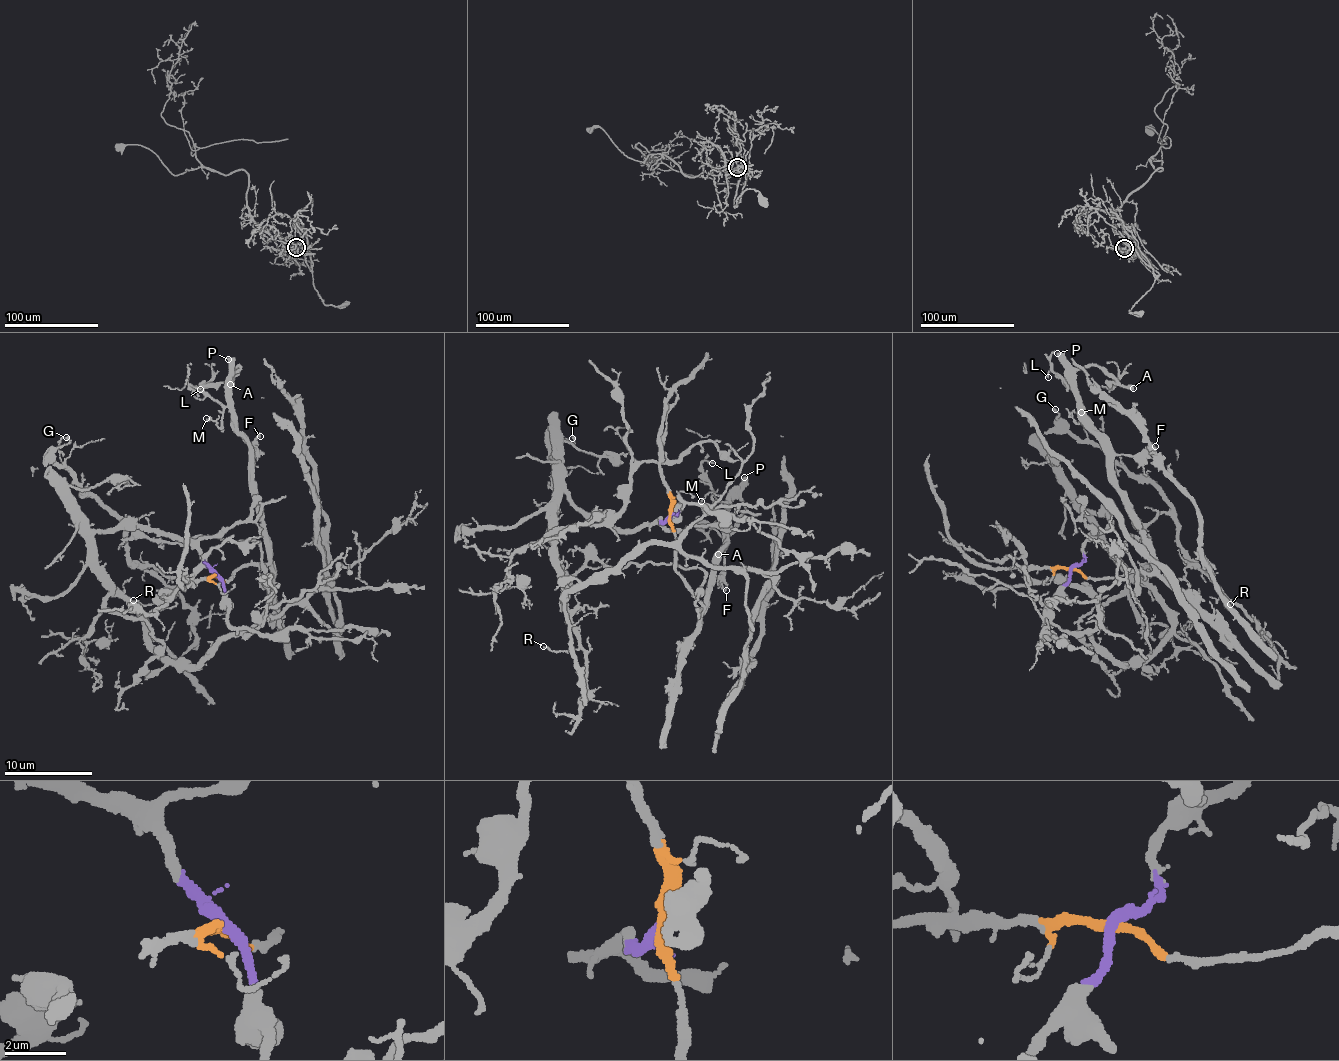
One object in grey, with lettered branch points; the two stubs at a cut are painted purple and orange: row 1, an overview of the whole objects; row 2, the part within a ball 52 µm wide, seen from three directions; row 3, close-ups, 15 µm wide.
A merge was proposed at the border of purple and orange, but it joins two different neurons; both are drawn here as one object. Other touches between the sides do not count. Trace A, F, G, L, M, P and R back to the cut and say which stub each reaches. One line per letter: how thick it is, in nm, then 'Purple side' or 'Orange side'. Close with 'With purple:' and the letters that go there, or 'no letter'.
A: Thickness 280 nm. Orange side
F: Thickness 150 nm. Orange side
G: Thickness 200 nm. Purple side
L: Thickness 120 nm. Orange side
M: Thickness 110 nm. Orange side
P: Thickness 480 nm. Orange side
R: Thickness 150 nm. Purple side
With purple: G, R

